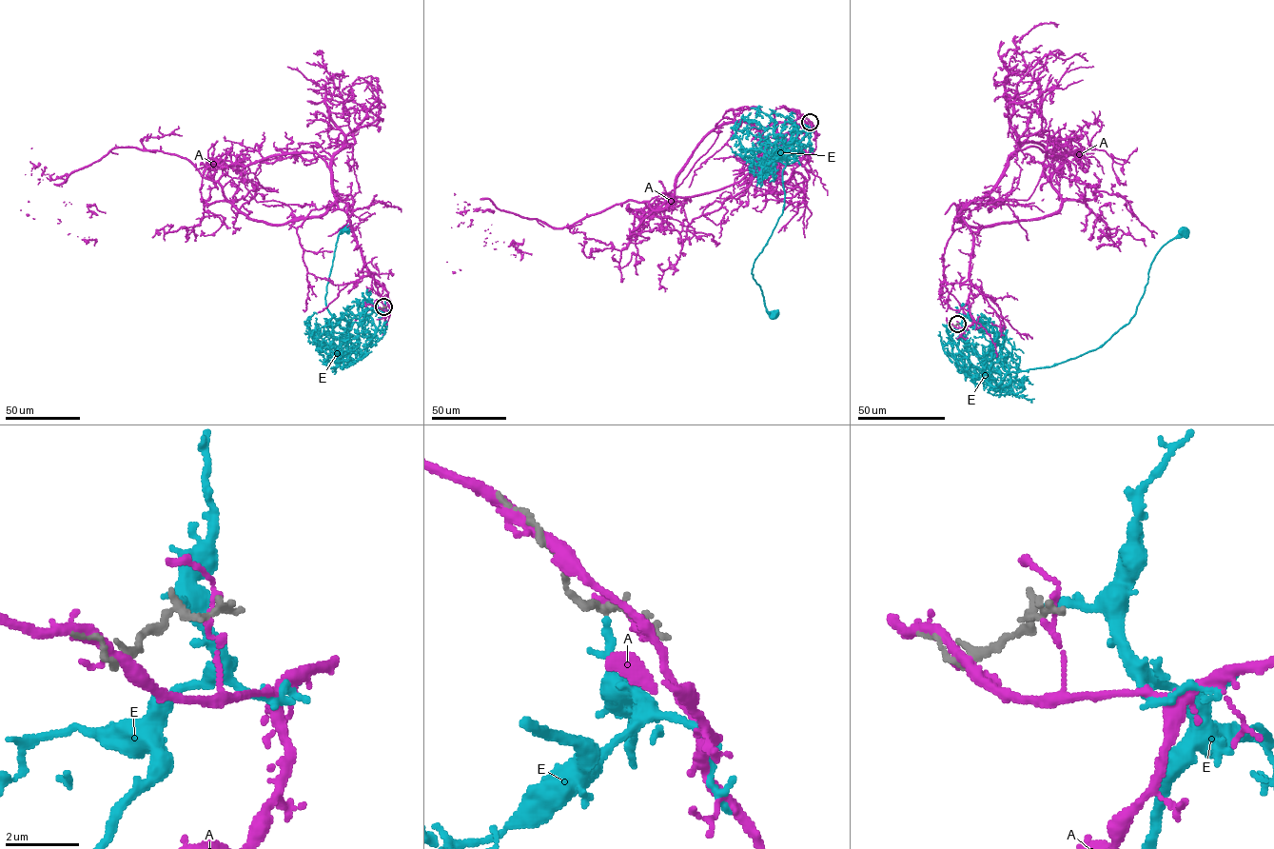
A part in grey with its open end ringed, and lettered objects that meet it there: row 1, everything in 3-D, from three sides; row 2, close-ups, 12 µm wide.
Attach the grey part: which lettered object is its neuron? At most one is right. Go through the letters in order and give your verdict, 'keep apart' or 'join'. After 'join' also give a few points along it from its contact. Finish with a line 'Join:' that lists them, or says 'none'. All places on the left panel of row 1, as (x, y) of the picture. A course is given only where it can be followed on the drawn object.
A: keep apart
E: join; it runs (383, 306), (377, 332), (360, 358), (358, 342), (328, 311), (325, 298), (336, 243), (347, 228)
Join: E

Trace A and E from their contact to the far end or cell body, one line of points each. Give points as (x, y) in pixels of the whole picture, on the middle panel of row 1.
A: (811, 122), (816, 135), (715, 127), (663, 208), (628, 200), (561, 227), (468, 210), (520, 260)
E: (810, 122), (810, 128), (798, 131), (786, 156), (783, 212), (752, 273), (762, 290), (766, 309), (774, 314)

